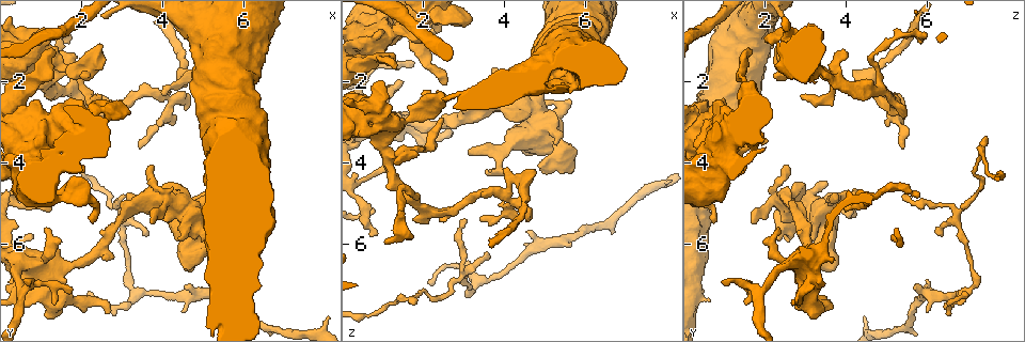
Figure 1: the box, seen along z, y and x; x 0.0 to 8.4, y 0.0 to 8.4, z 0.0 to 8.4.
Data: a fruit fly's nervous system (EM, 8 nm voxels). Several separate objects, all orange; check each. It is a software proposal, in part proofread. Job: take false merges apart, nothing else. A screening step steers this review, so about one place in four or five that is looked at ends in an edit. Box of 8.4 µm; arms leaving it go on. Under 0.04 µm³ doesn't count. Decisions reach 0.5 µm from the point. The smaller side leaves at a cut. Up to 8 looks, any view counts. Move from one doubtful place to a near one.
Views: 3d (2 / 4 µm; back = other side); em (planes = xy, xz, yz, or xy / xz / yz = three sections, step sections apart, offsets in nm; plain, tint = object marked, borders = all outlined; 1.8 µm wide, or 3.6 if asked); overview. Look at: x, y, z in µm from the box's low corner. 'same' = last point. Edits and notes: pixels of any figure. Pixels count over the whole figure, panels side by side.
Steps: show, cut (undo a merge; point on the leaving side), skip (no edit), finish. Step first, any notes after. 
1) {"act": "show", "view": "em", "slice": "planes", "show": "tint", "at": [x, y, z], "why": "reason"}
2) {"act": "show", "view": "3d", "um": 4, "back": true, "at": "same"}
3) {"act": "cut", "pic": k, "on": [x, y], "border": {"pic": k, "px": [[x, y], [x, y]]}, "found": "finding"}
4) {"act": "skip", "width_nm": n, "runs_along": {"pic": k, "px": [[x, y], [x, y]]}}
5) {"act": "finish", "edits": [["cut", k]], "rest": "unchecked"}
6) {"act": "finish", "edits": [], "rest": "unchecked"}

{"act": "show", "view": "em", "um": 3.6, "slice": "xz", "step": 8, "show": "tint", "at": [1.10, 1.35, 2.95], "why": "sharp bend"}

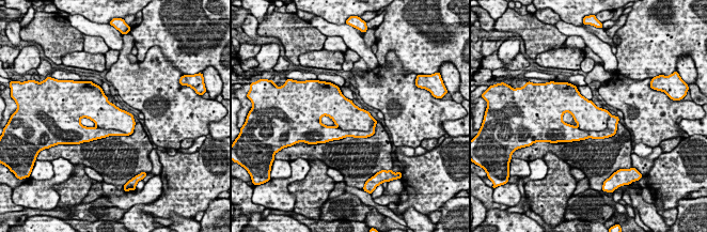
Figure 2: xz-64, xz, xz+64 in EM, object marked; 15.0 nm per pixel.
{"act": "skip", "found": "all the same cell"}

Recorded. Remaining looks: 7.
{"act": "show", "view": "em", "slice": "xy", "step": 4, "show": "tint", "at": [1.15, 6.65, 2.90]}

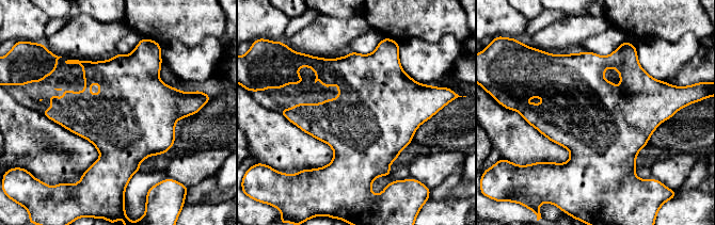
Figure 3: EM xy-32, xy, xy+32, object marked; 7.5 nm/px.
{"act": "show", "view": "em", "slice": "planes", "show": "tint", "at": "same", "why": "cut it another way"}

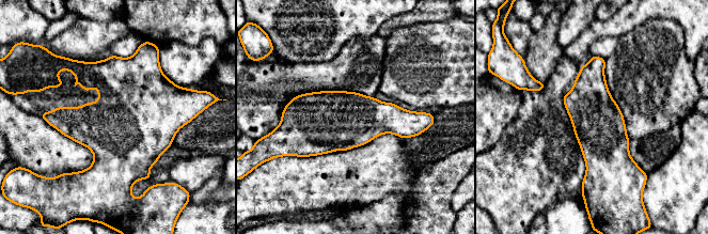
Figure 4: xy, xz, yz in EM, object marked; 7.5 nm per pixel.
{"act": "skip", "found": "all the same cell"}

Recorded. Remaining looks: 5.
{"act": "show", "view": "3d", "um": 4, "at": [3.65, 7.25, 6.80], "why": "a narrow waist"}

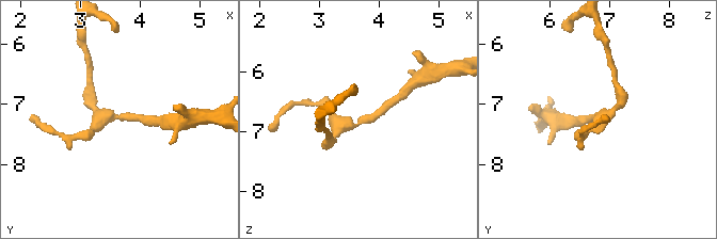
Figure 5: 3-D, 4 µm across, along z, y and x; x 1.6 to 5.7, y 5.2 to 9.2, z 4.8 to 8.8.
{"act": "show", "view": "em", "slice": "planes", "show": "tint", "at": [3.60, 7.20, 6.85], "why": "need the tissue"}

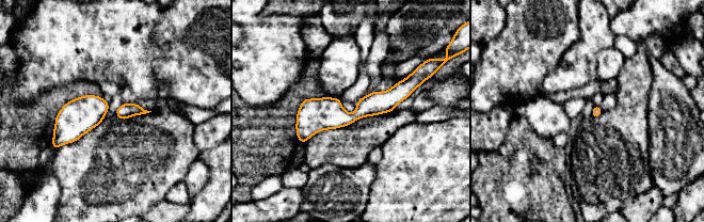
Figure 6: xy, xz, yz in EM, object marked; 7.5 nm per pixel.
{"act": "skip", "width_nm": 70, "runs_along": {"pic": 6, "px": [[408, 82], [301, 138]]}, "found": "continuous, no second cell"}

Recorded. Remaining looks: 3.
{"act": "finish", "edits": [], "rest": "unchecked"}

